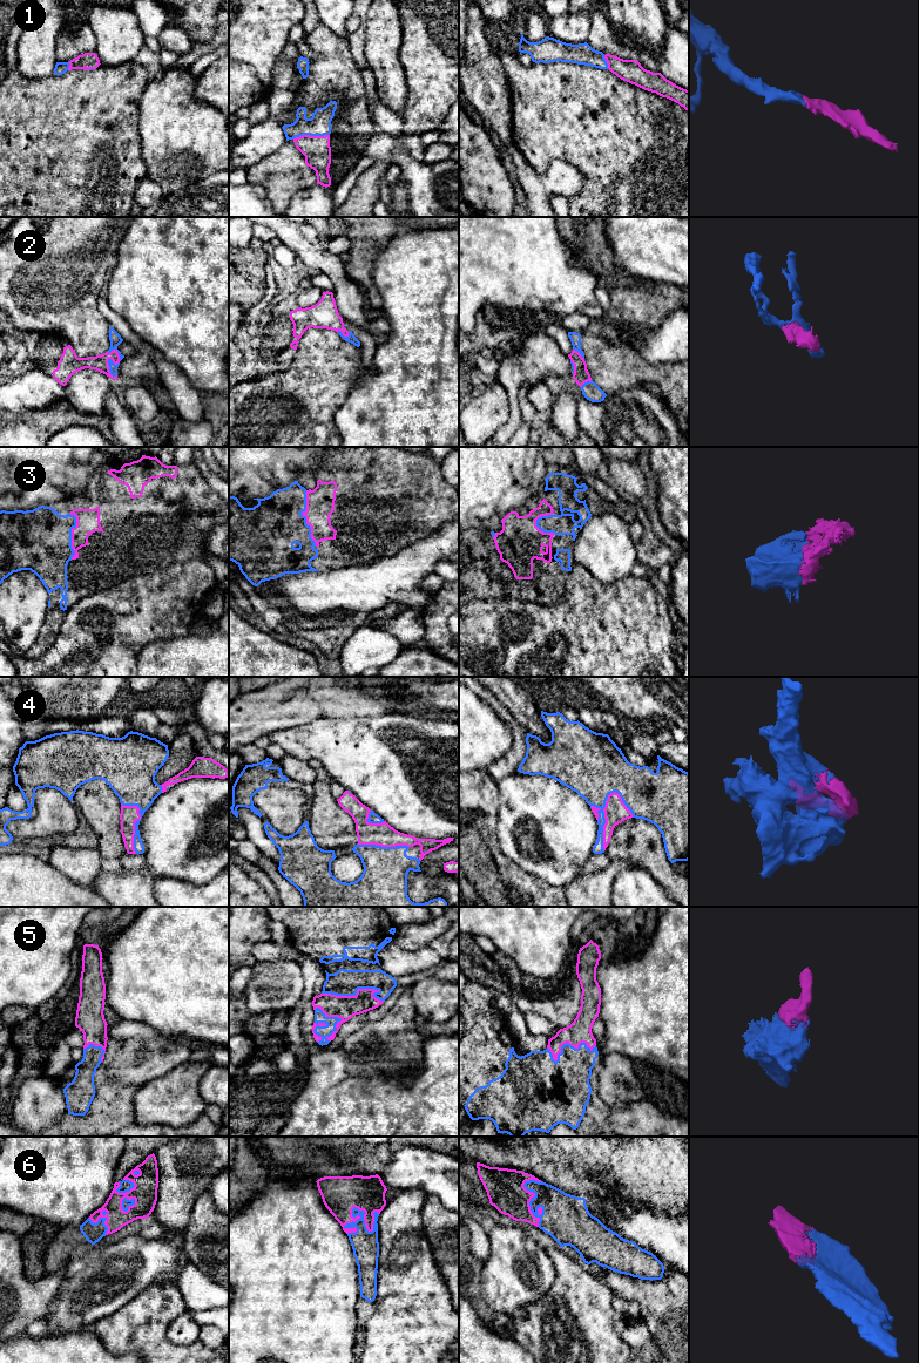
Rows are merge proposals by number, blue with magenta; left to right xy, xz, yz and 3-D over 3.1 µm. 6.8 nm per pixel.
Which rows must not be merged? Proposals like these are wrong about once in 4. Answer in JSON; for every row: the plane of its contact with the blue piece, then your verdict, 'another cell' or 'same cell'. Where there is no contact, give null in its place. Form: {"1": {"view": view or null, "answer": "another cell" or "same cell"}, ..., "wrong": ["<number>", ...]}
{"1": {"view": "xz", "answer": "same cell"}, "2": {"view": "xy", "answer": "same cell"}, "3": {"view": "xz", "answer": "same cell"}, "4": {"view": "yz", "answer": "same cell"}, "5": {"view": "xz", "answer": "same cell"}, "6": {"view": "xz", "answer": "same cell"}, "wrong": []}

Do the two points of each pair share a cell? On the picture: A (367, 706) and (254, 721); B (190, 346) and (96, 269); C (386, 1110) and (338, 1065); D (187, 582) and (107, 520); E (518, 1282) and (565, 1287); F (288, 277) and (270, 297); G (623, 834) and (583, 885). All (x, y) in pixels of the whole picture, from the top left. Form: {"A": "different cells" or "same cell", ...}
{"A": "same cell", "B": "different cells", "C": "same cell", "D": "different cells", "E": "different cells", "F": "same cell", "G": "different cells"}

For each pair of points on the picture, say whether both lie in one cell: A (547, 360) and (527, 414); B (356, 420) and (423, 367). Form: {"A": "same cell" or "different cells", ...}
{"A": "different cells", "B": "same cell"}

